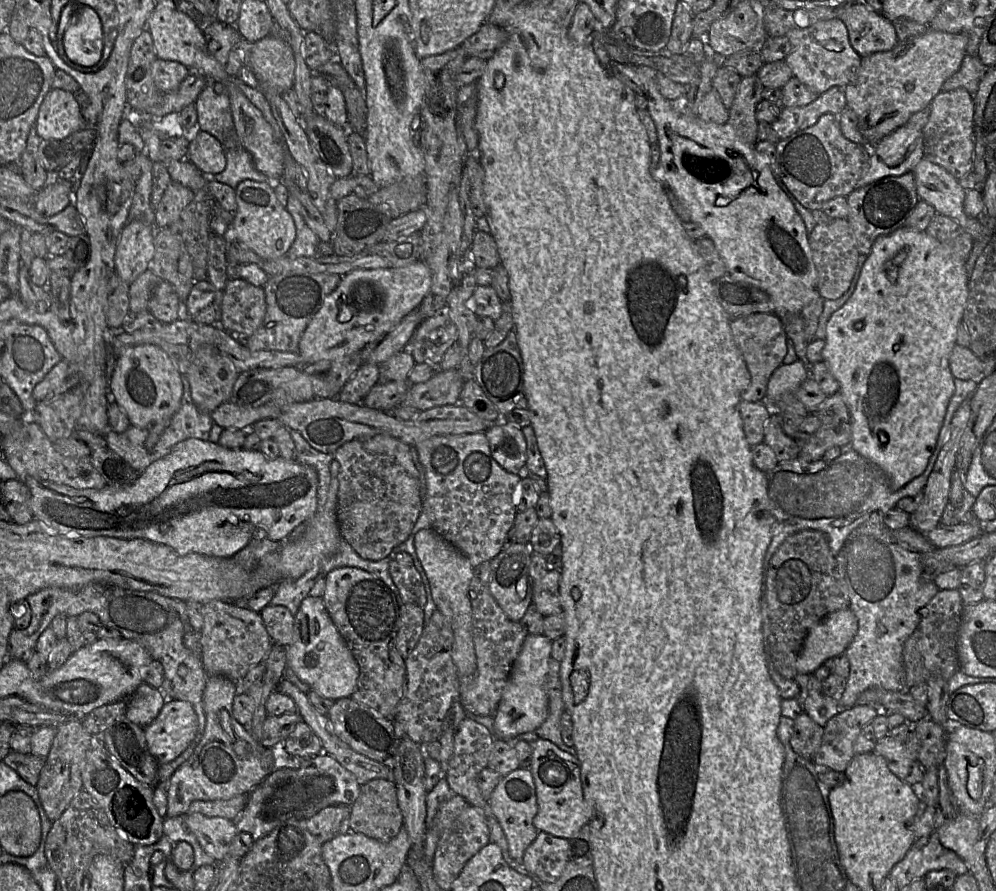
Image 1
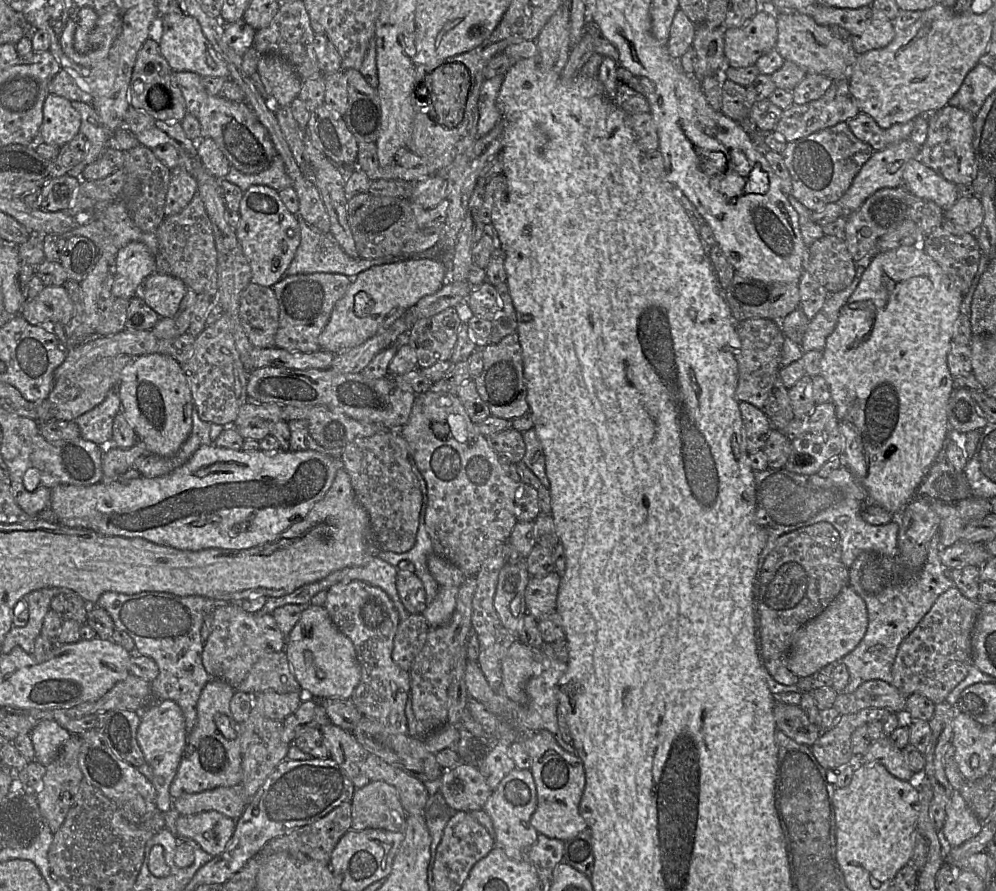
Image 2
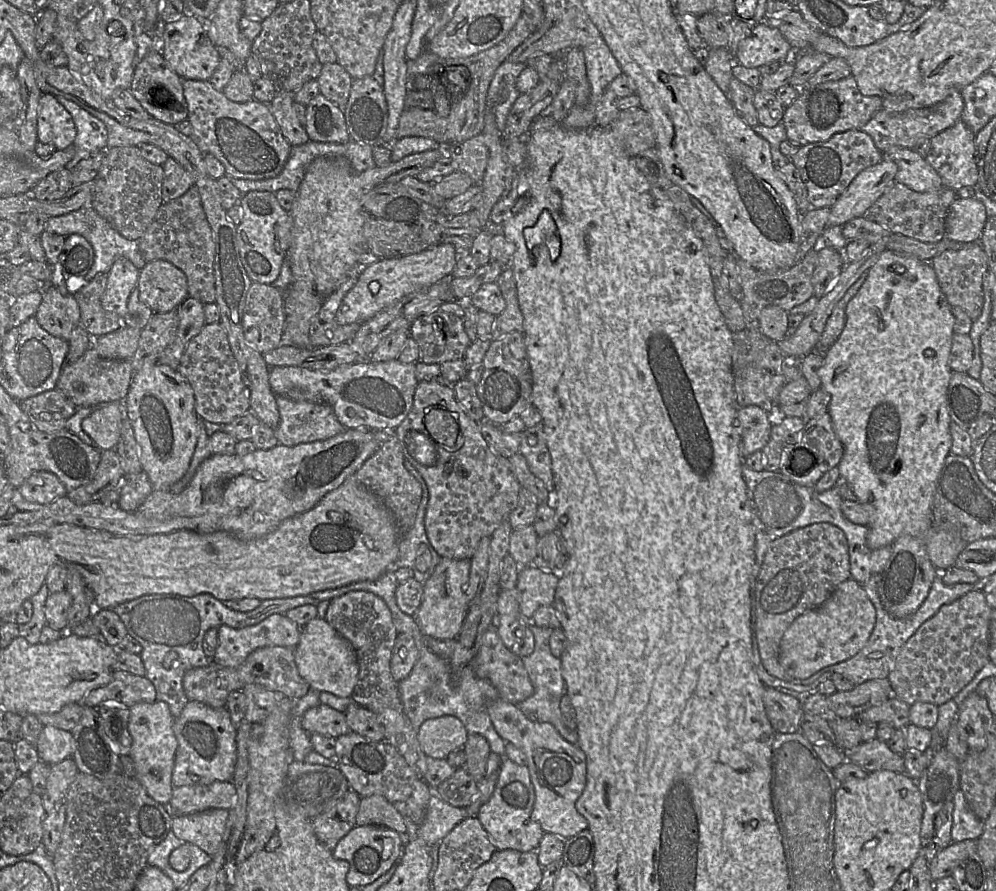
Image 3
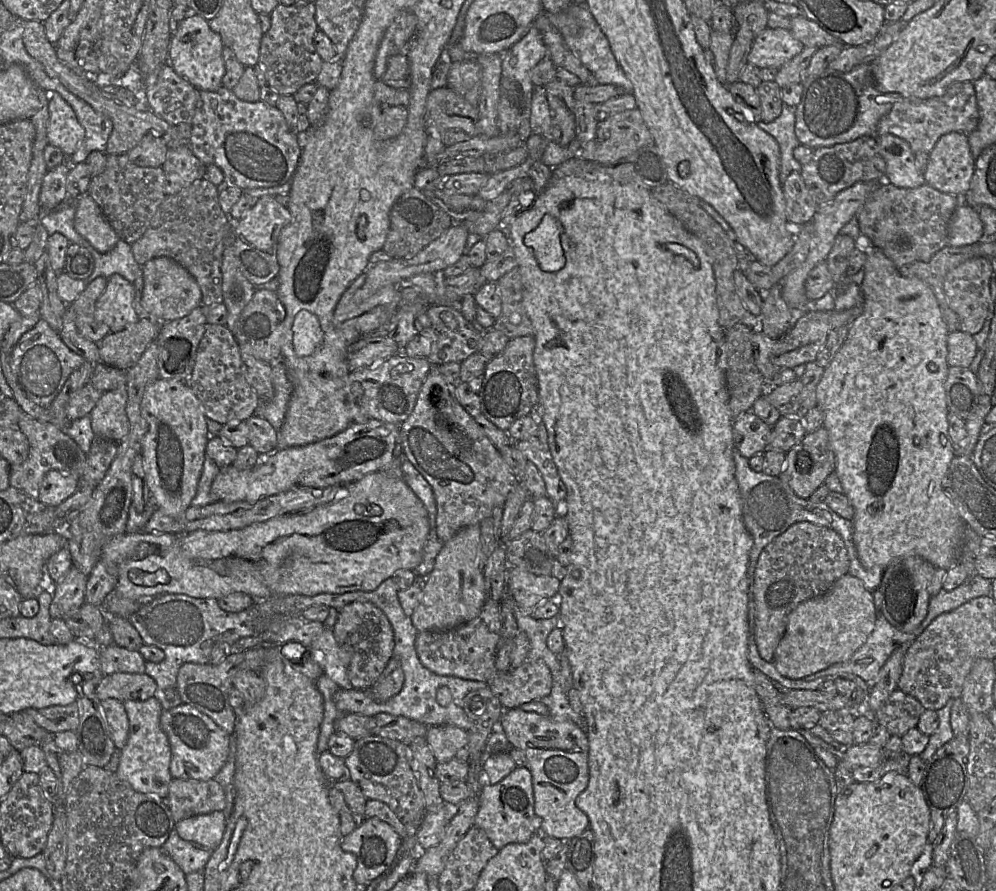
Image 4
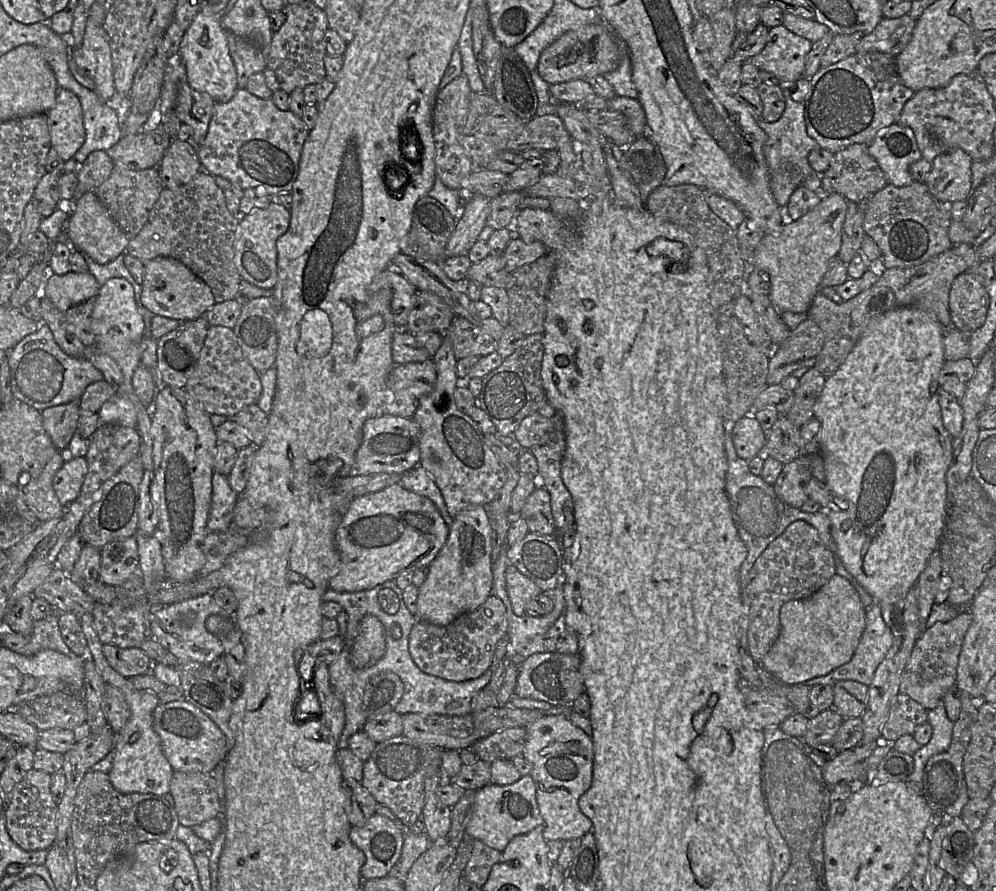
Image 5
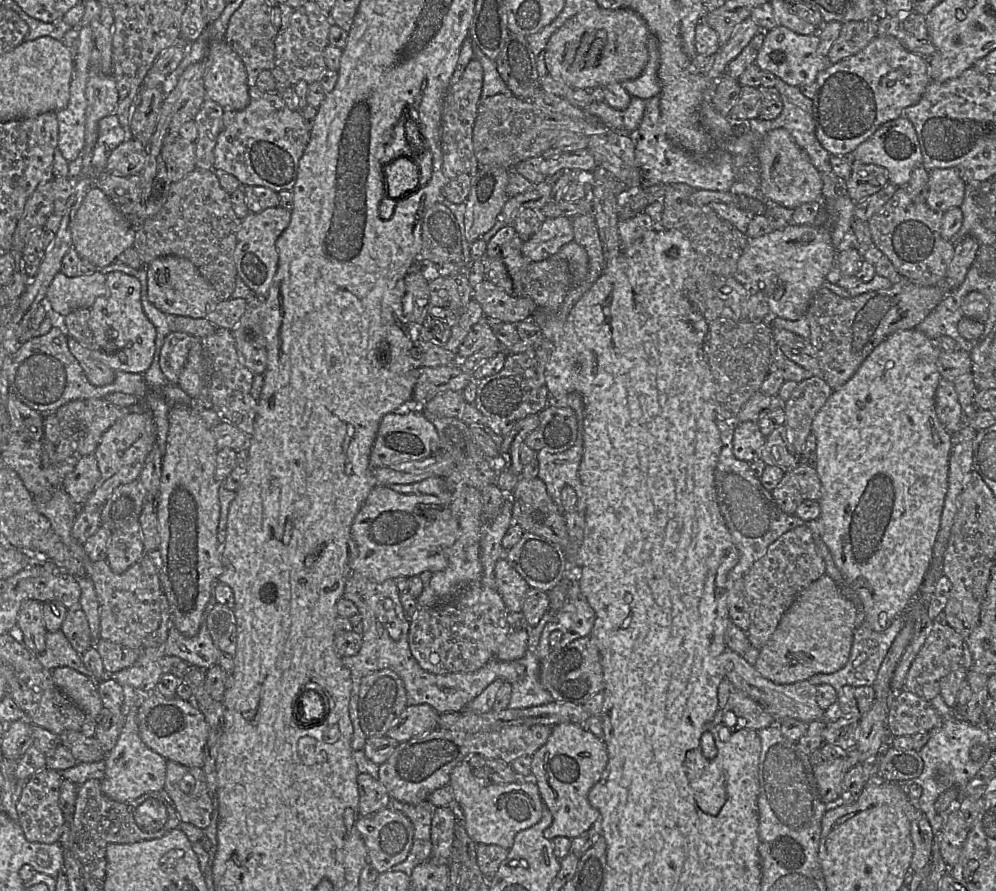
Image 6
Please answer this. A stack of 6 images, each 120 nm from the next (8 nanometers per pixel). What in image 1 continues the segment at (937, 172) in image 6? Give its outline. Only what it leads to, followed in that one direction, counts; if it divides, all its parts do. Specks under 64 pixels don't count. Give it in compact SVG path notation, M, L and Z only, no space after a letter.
M964 88L940 91L930 104L930 114L922 129L924 158L943 167L957 180L974 169L974 103Z

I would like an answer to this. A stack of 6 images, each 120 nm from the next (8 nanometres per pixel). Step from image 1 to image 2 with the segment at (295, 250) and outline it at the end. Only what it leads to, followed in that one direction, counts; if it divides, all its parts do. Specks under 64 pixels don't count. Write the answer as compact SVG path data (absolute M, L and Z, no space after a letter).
M296 214L296 218L300 227L300 243L285 272L285 276L310 273L339 273L353 278L372 266L382 265L393 260L353 258L337 244L330 233L324 234L311 227L299 214Z

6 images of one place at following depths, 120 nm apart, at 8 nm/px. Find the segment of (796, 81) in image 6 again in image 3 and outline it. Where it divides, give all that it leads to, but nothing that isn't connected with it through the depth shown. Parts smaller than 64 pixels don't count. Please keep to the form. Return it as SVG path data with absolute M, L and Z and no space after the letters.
M765 23L756 24L751 34L740 41L734 54L735 63L759 68L769 62L786 61L794 50L779 29Z

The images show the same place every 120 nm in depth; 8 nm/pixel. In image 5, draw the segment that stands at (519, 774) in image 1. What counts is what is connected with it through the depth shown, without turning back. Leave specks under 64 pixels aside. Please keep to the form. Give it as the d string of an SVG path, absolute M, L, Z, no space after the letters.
M525 775L511 785L491 783L479 789L466 833L503 852L514 837L529 833L539 825L544 825L544 819L537 803L536 785L531 775Z

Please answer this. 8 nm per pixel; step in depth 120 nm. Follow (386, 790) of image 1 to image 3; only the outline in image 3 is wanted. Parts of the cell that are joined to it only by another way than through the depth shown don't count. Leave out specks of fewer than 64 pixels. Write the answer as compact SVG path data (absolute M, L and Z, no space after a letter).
M382 795L361 797L356 816L356 826L377 825L396 831L403 848L410 842L403 817Z

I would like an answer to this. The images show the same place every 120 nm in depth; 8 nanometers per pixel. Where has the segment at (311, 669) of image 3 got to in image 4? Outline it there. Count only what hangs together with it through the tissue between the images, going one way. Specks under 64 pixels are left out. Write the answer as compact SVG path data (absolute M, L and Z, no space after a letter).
M326 627L311 642L309 649L324 674L340 689L353 689L348 679L348 654L338 644L332 629Z

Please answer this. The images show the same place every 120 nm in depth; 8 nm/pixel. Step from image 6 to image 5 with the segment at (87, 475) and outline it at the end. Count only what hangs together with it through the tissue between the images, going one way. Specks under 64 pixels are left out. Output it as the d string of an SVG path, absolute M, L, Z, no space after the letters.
M85 457L67 458L62 468L53 478L53 489L63 507L74 502L79 494L88 472Z

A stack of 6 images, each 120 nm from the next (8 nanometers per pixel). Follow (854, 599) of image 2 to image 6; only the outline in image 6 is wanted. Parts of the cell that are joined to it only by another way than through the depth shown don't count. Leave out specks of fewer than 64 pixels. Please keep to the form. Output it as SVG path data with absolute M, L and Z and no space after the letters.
M823 575L805 589L783 614L775 631L760 650L754 668L776 684L793 684L816 674L832 674L849 659L857 611L839 586Z

